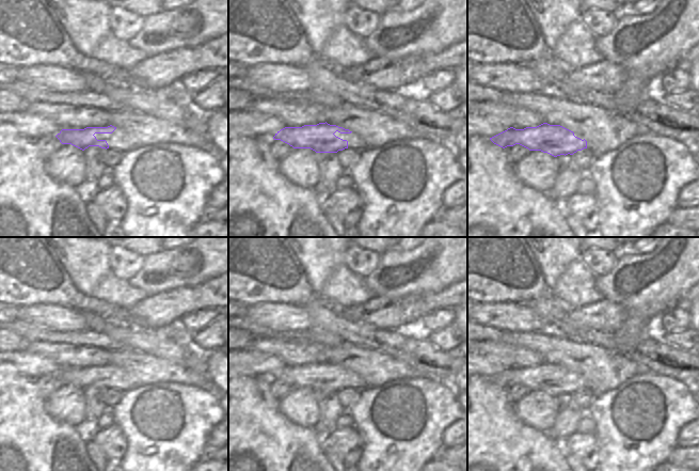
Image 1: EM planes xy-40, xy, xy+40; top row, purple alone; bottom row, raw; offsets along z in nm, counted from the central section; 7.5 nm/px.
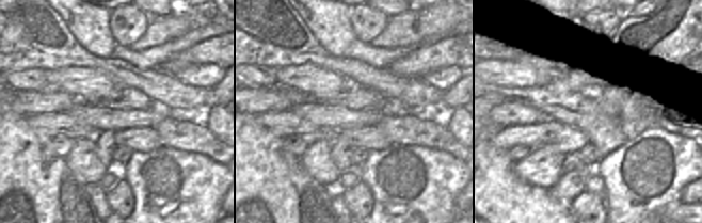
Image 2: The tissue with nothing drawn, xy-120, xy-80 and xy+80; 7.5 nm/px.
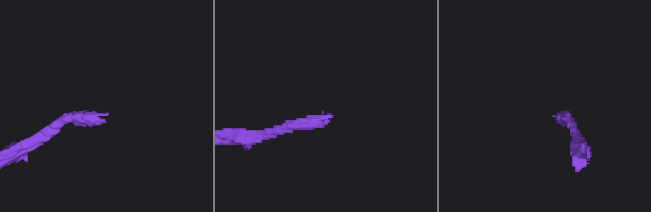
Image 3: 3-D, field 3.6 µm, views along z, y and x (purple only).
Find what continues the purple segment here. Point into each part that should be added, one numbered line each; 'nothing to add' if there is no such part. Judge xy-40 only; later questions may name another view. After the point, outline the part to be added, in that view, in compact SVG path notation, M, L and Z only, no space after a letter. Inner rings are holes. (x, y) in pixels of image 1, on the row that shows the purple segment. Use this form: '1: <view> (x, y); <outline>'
1: xy-40 (118, 140); M116 128L112 134L95 134L97 140L106 140L109 148L127 153L137 148L134 139L121 128Z

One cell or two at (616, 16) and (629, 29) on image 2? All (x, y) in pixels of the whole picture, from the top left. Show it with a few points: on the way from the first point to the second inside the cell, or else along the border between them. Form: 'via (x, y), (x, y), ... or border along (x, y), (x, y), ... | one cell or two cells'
border along (625, 11), (625, 17), (612, 31), (600, 34) | two cells

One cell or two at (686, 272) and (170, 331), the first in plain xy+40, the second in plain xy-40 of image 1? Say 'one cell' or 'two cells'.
two cells

